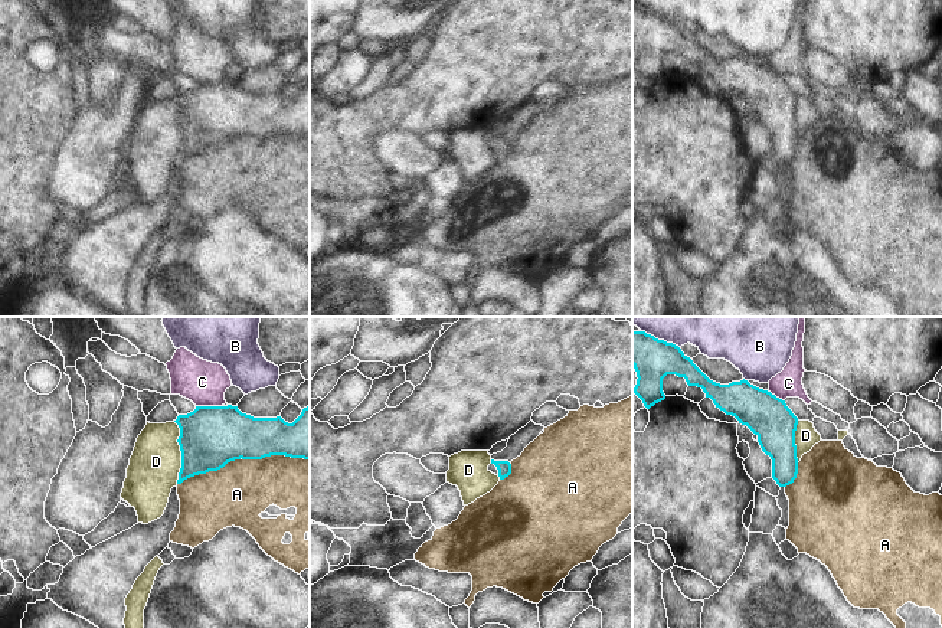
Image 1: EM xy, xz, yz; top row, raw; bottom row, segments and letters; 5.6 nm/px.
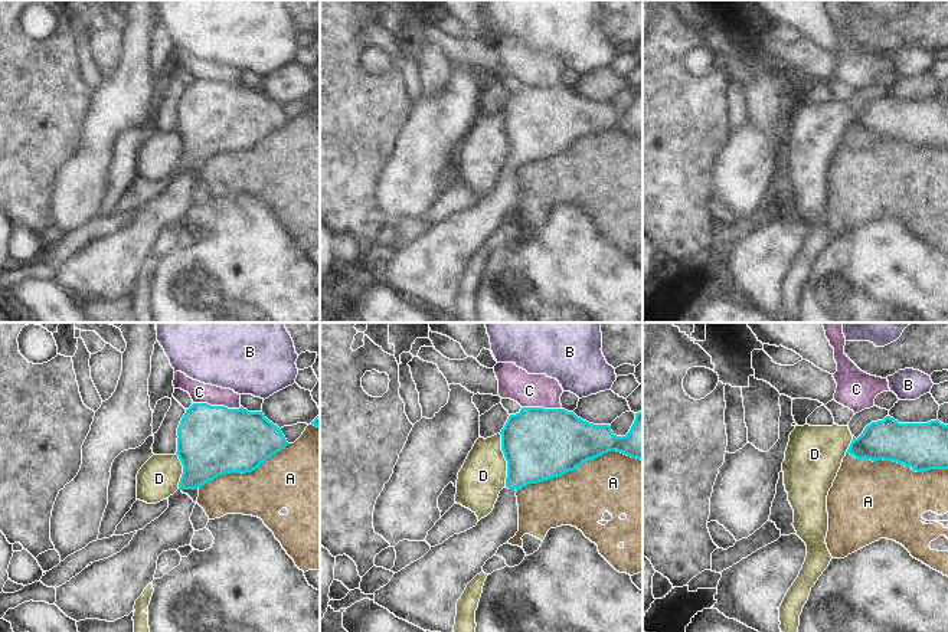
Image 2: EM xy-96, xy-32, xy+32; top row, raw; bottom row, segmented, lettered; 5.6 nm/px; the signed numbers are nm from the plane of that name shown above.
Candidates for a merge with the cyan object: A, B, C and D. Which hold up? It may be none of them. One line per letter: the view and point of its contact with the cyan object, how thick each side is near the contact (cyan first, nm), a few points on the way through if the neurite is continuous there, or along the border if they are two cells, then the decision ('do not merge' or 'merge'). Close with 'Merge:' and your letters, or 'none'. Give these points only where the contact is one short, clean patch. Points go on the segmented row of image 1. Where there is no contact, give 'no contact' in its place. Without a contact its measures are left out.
A: xy (242, 458) | 340/340 nm | do not merge
B: yz (660, 340) | 240/300 nm | do not merge
C: xy (209, 406) | 340/240 nm | along xy (196, 405), (221, 406) | do not merge
D: xy (182, 452) | 340/280 nm | along xy (173, 421), (179, 428), (180, 471), (177, 483) | do not merge
Merge: none

